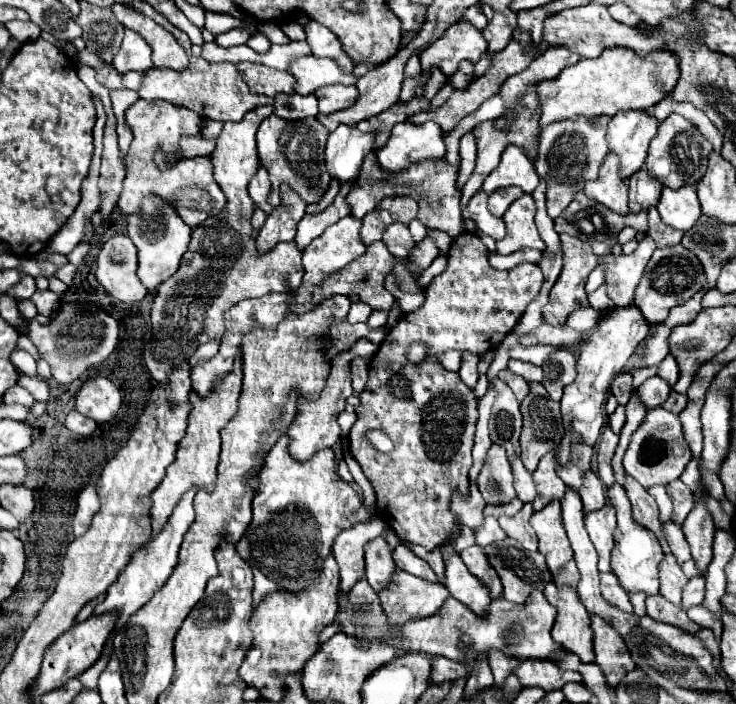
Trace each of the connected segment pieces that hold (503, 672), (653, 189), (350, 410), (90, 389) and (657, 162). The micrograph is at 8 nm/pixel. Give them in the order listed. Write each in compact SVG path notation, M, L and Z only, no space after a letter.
M492 652L492 654L488 656L488 662L490 662L492 674L494 674L494 684L496 684L496 686L502 686L504 680L506 680L506 678L514 672L514 668L516 668L516 660L504 656L502 652Z
M640 168L628 178L628 192L630 192L630 212L648 210L650 206L658 204L662 184L656 178L646 174L646 168Z
M347 405L345 410L337 416L337 421L341 428L341 436L348 436L351 427L356 421L356 413L354 407Z
M104 376L88 378L76 394L76 410L98 424L112 420L120 408L120 402L122 398L118 386Z
M670 114L660 124L658 136L650 142L648 156L646 156L646 168L652 176L656 176L664 186L670 186L670 188L680 188L684 184L696 184L706 172L710 152L712 152L710 142L702 138L700 130L692 122L688 122L680 114Z

